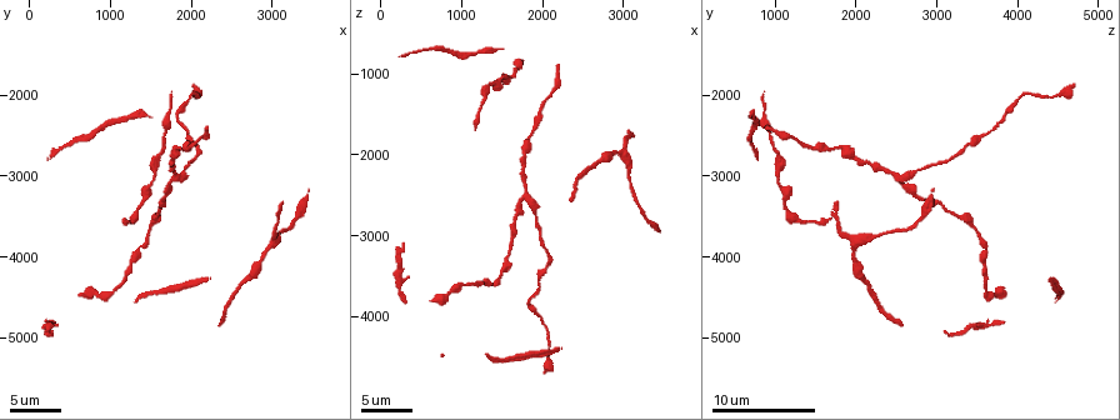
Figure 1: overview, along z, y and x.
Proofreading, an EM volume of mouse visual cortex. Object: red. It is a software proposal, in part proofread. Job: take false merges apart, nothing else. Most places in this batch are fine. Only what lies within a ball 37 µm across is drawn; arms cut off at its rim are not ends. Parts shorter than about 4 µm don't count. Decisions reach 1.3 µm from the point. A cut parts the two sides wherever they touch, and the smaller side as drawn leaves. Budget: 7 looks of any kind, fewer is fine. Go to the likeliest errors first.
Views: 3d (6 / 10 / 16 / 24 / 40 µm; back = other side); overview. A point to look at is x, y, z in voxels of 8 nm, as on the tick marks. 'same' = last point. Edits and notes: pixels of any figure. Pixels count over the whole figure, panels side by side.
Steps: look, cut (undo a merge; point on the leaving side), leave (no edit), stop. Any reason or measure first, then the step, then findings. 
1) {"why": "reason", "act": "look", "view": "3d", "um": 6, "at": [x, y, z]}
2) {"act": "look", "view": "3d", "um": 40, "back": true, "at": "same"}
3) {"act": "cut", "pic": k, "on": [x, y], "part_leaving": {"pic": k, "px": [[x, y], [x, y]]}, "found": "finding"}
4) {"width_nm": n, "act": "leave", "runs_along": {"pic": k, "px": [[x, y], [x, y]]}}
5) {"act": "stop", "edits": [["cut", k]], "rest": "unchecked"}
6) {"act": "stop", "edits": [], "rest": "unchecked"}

{"why": "side arm on a straight run", "act": "look", "view": "3d", "um": 10, "at": [1850, 3000, 2550]}

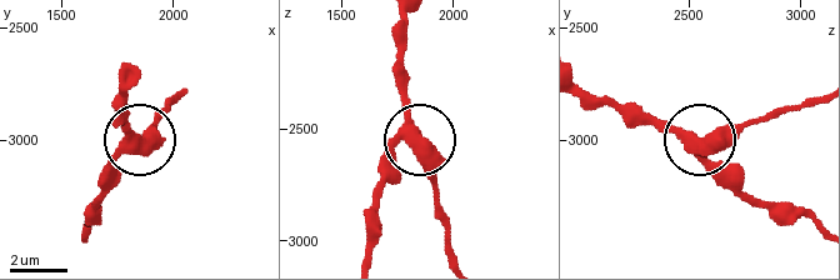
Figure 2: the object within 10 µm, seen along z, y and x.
{"act": "look", "view": "3d", "um": 10, "back": true, "at": [1840, 3010, 2530]}

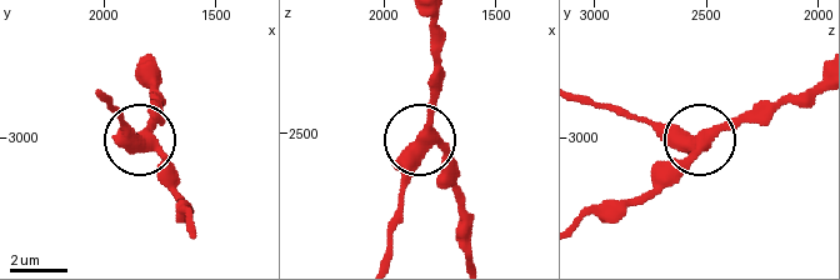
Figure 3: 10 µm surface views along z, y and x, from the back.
{"width_nm": 440, "act": "leave", "runs_along": {"pic": 3, "px": [[455, 164], [424, 143], [393, 221]]}, "found": "continuous, no second neuron"}

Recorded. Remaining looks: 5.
{"why": "calibre changes", "act": "look", "view": "3d", "um": 16, "at": [1000, 4450, 3600]}

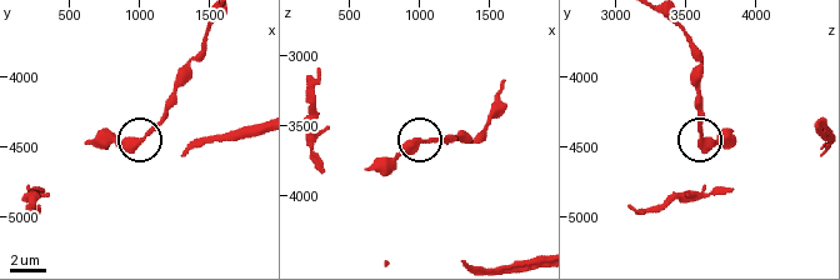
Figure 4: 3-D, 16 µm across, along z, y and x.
{"why": "zoom in", "act": "look", "view": "3d", "um": 6, "at": [980, 4460, 3640]}

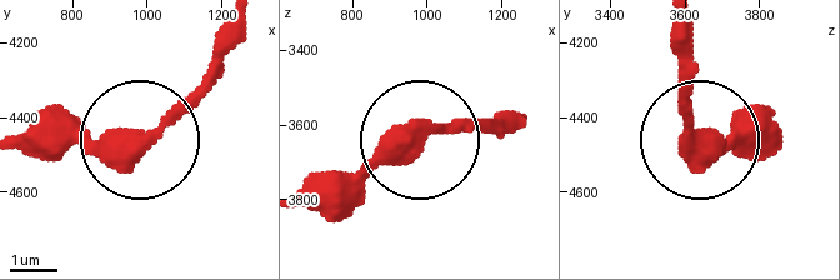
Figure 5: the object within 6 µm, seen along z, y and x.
{"act": "leave", "runs_along": {"pic": 5, "px": [[676, 31], [676, 99], [696, 135], [771, 139]]}, "found": "continuous, no second neuron"}

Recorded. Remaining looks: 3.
{"act": "look", "view": "3d", "um": 16, "at": [1950, 2650, 1600]}

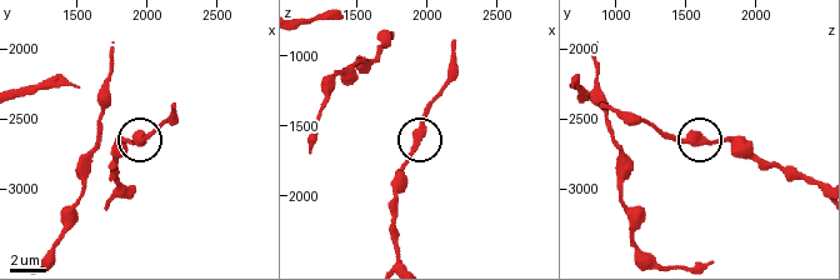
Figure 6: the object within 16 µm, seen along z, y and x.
{"why": "other side", "act": "look", "view": "3d", "um": 16, "back": true, "at": [1980, 2660, 1560]}

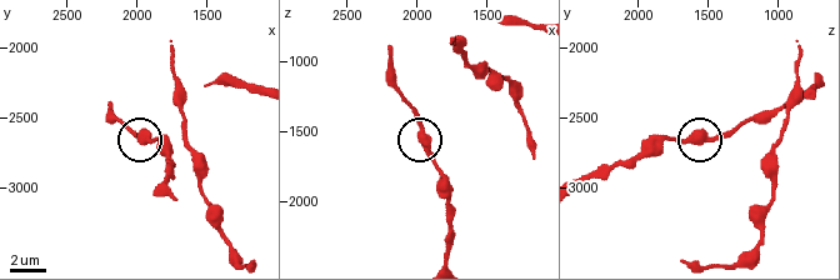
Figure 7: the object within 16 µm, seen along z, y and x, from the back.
{"act": "leave", "found": "all the same neuron"}

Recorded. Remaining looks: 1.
{"why": "thick turns thin", "act": "look", "view": "3d", "um": 10, "at": [1800, 2300, 3850]}

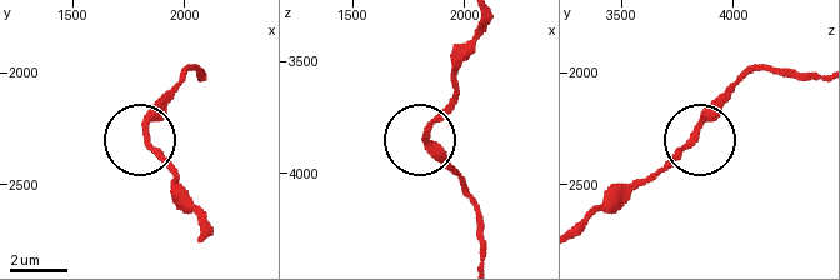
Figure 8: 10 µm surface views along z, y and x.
{"act": "leave", "runs_along": {"pic": 8, "px": [[484, 21], [450, 100], [426, 134], [463, 191]]}, "found": "continuous, no second neuron"}

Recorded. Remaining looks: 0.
{"act": "stop", "edits": [], "rest": "unchecked"}

